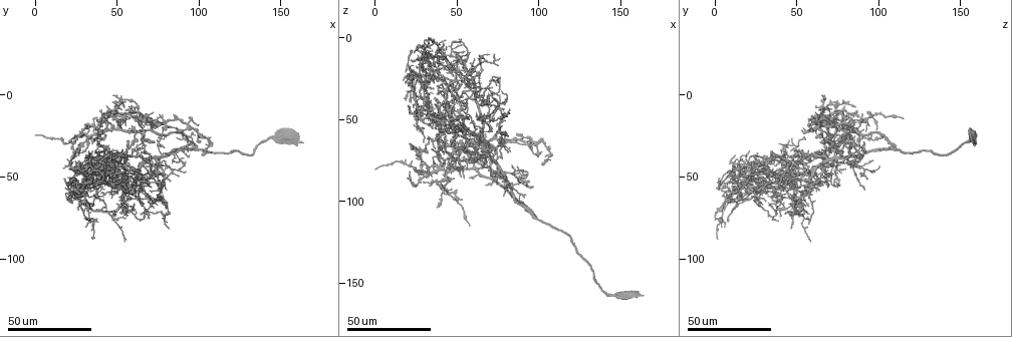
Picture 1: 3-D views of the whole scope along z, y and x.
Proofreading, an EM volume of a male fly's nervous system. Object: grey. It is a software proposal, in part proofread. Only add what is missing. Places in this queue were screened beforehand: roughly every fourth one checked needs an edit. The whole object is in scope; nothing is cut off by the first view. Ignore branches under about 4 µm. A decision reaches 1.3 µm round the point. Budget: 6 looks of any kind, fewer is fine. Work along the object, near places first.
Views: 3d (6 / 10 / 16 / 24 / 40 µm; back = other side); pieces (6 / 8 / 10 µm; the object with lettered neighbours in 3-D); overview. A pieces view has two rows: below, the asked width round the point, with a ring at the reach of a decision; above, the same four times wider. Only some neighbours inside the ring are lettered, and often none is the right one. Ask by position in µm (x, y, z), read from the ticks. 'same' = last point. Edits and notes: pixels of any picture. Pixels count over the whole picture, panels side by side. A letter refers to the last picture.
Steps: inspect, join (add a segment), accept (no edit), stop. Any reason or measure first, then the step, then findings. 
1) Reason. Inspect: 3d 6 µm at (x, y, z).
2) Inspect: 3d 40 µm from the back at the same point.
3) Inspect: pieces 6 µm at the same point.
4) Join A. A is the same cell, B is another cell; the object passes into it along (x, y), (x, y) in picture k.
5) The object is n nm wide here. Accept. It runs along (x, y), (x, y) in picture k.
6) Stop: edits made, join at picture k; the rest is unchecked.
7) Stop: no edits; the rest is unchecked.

Inspect: 3d 24 µm at (31, 69, 1).

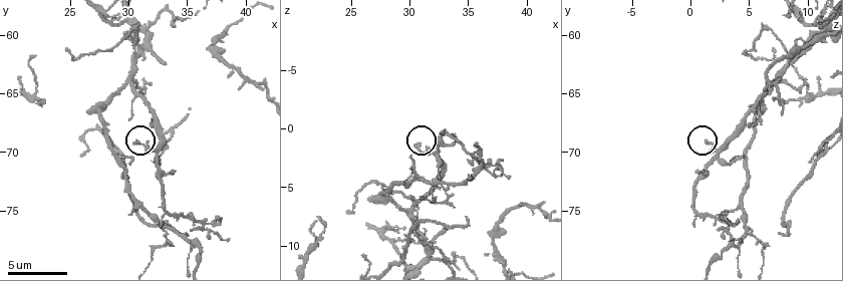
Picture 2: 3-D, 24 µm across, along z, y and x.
See the neighbours. Inspect: pieces 8 µm at (30.8, 69.2, 1.2).

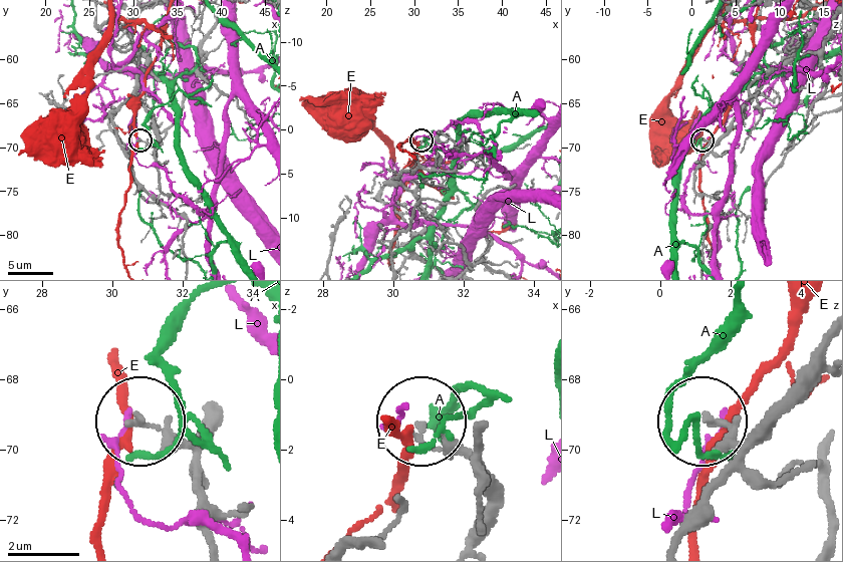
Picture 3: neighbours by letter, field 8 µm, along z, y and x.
Accept. A, E and L are other cells; none of them fits.

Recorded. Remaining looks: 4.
An open end. Inspect: 3d 24 µm at (69, 74, 47).

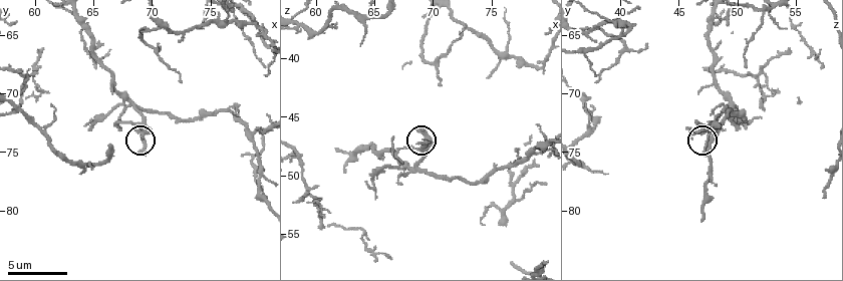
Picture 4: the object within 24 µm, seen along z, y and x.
What lies round it. Inspect: pieces 8 µm at (68.8, 73.0, 46.0).

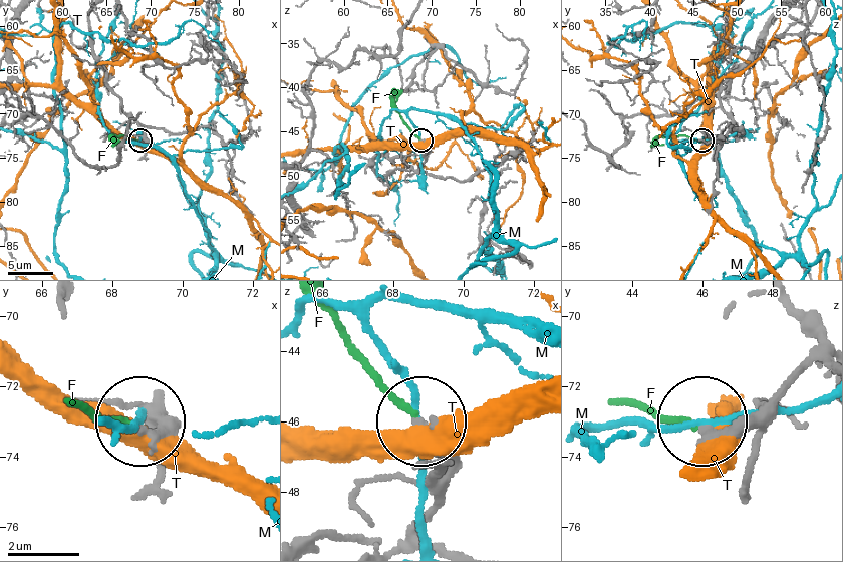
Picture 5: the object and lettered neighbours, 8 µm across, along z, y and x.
The object is 230 nm wide here. Accept. F, M and T are other cells; it runs along (787, 298), (814, 334), (811, 352), (764, 406), (704, 428) in picture 5; none of them fits.

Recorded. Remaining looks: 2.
Tapers out. Inspect: 3d 40 µm at (49, 46, 79).

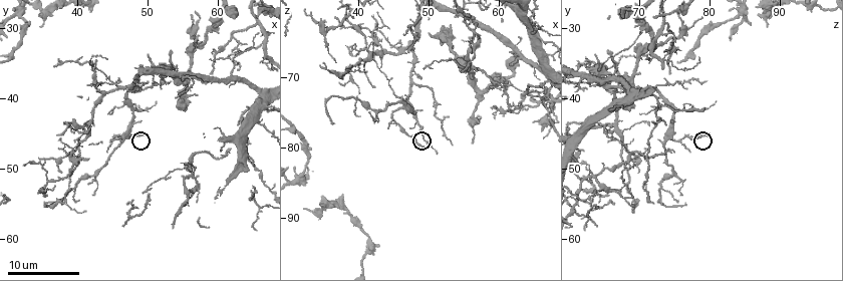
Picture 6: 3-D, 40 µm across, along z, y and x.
Inspect: pieces 10 µm at (49.5, 45.0, 80.0).

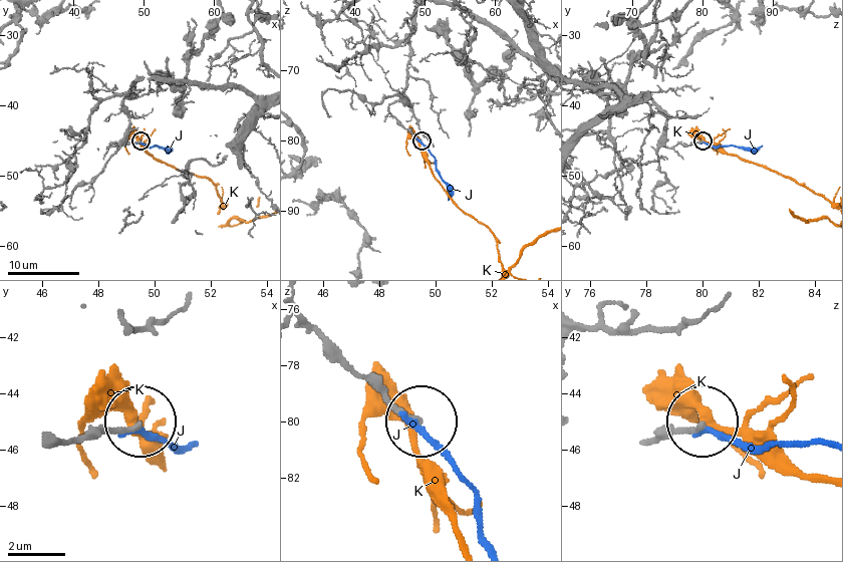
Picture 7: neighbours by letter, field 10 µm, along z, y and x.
Accept. J and K are other cells; it runs along (651, 441), (699, 422) in picture 7; no lettered segment goes on from it.

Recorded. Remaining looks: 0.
Stop: no edits; the rest is unchecked.

